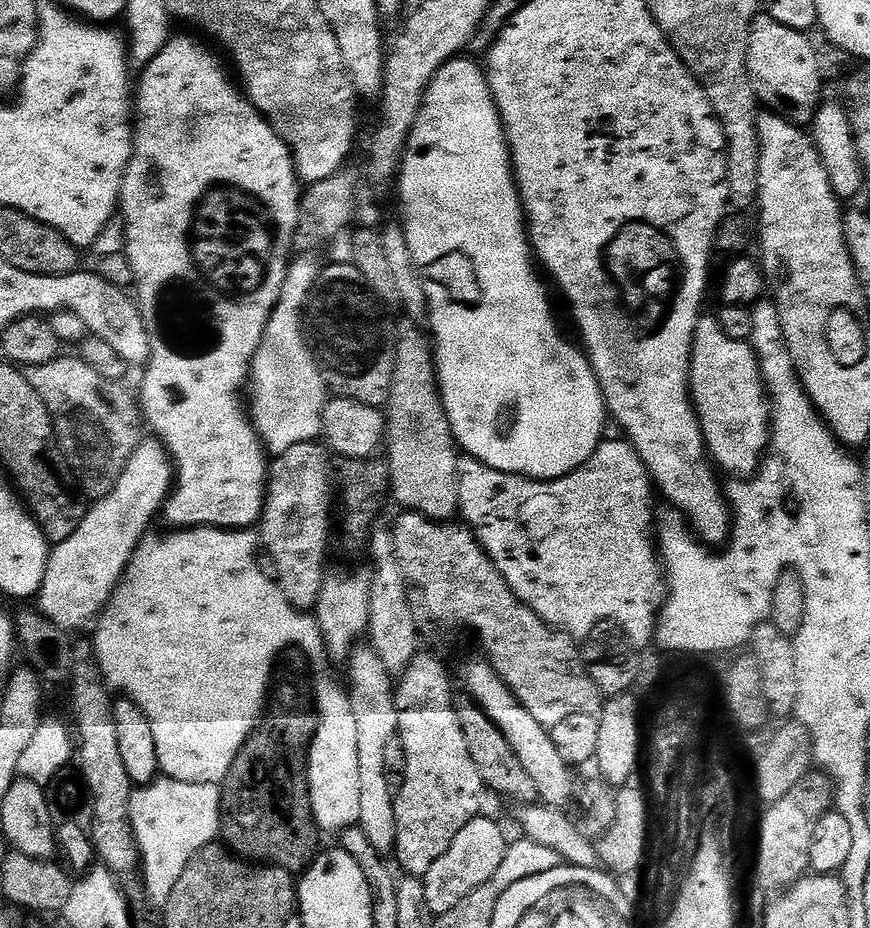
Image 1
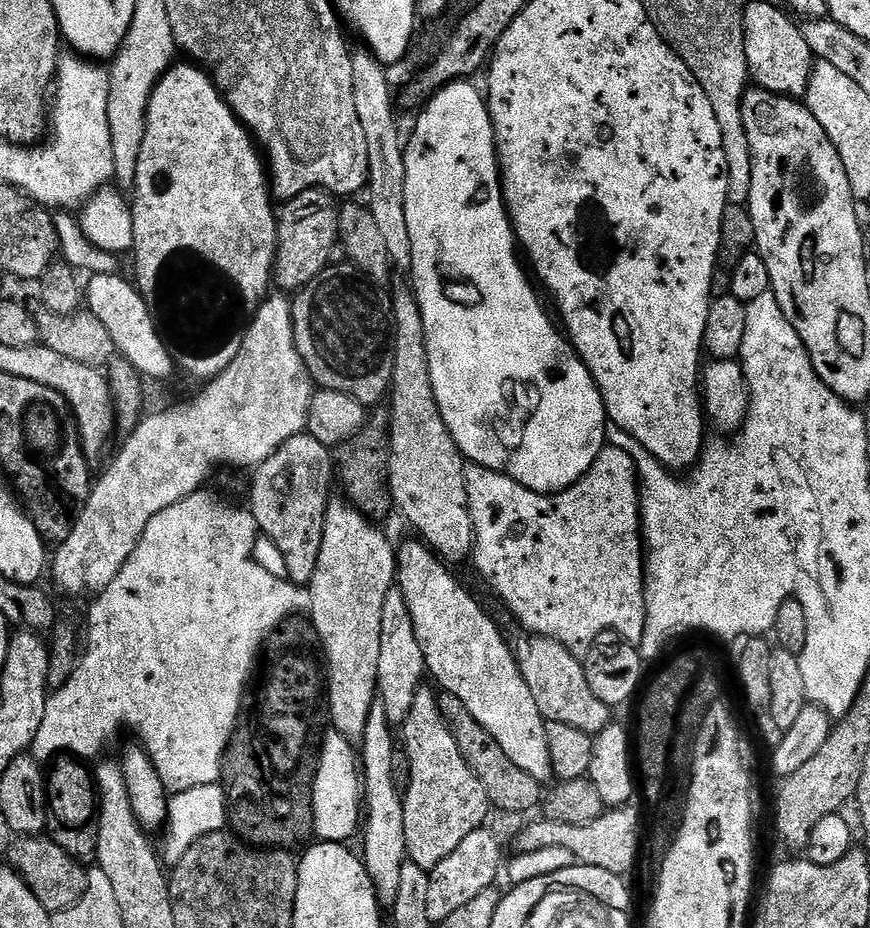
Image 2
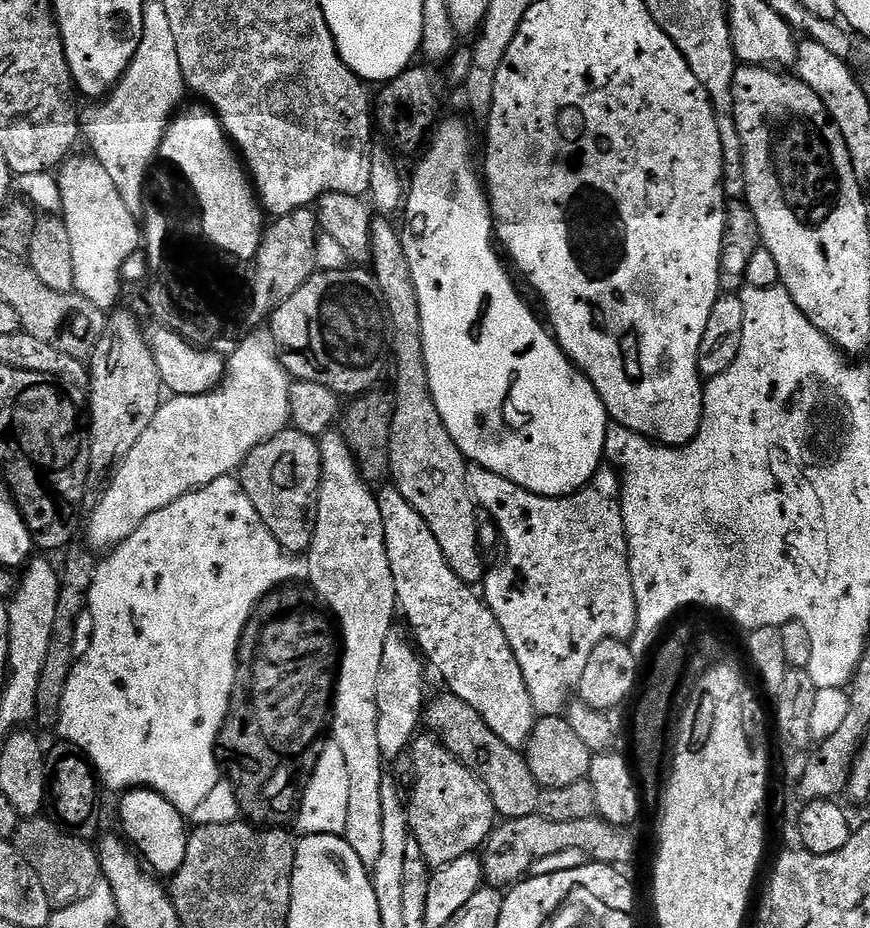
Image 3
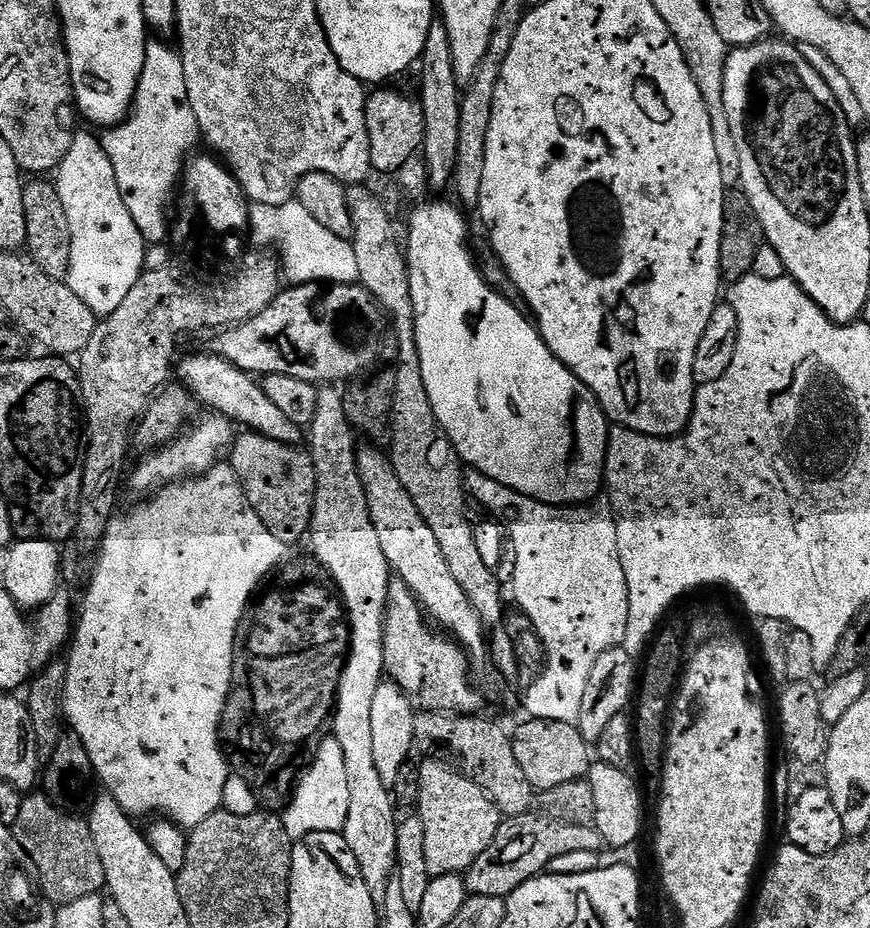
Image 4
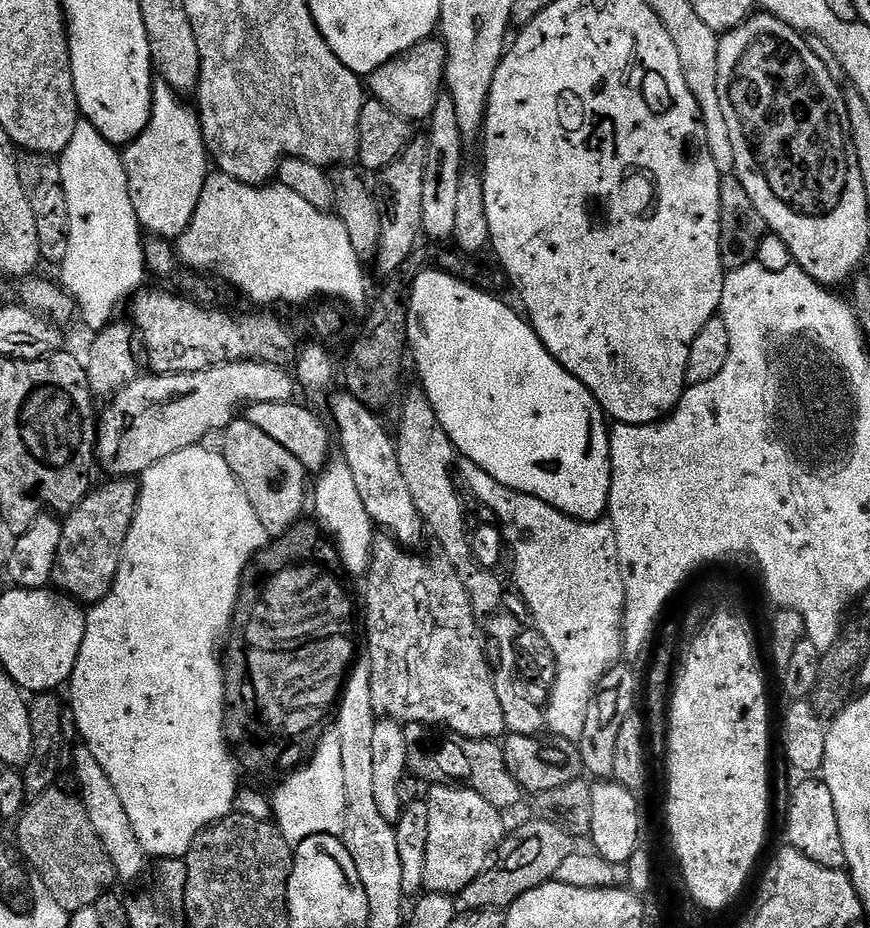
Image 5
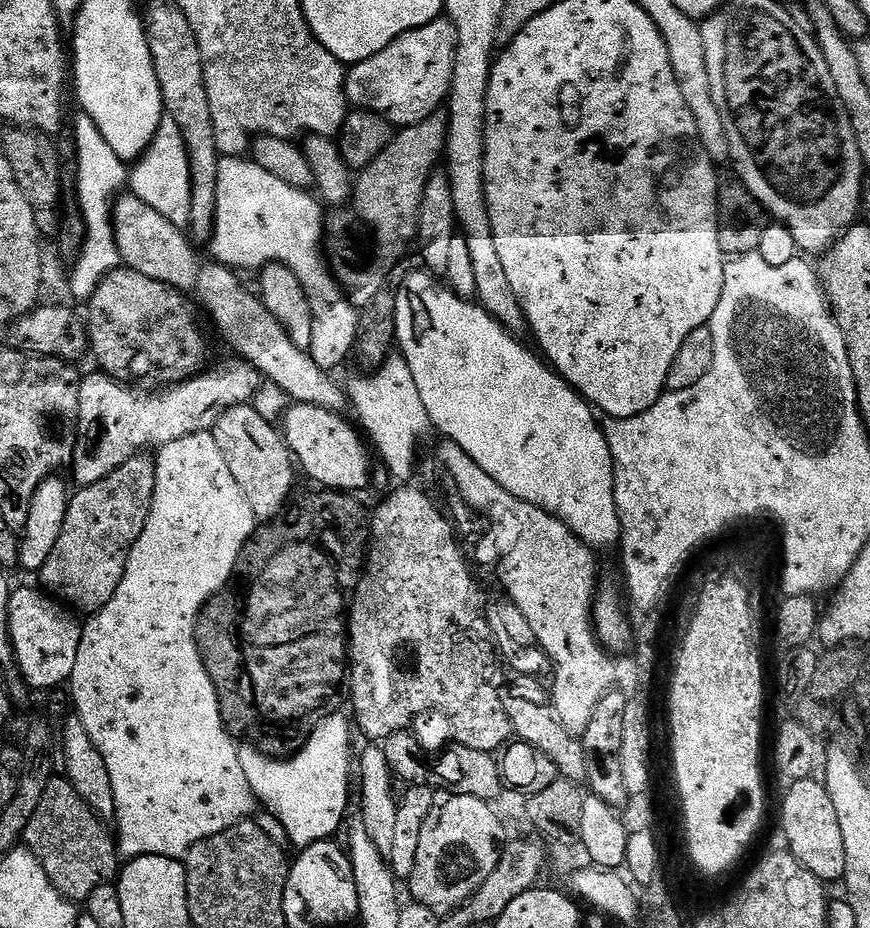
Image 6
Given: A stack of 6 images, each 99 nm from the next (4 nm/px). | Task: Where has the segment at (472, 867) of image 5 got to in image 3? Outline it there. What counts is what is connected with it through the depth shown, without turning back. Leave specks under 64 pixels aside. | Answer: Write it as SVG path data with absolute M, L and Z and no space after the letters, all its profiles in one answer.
M431 734L417 735L410 745L410 755L414 758L416 785L406 804L408 826L411 839L422 846L429 869L441 868L483 849L497 827L498 813L480 777L458 762Z

